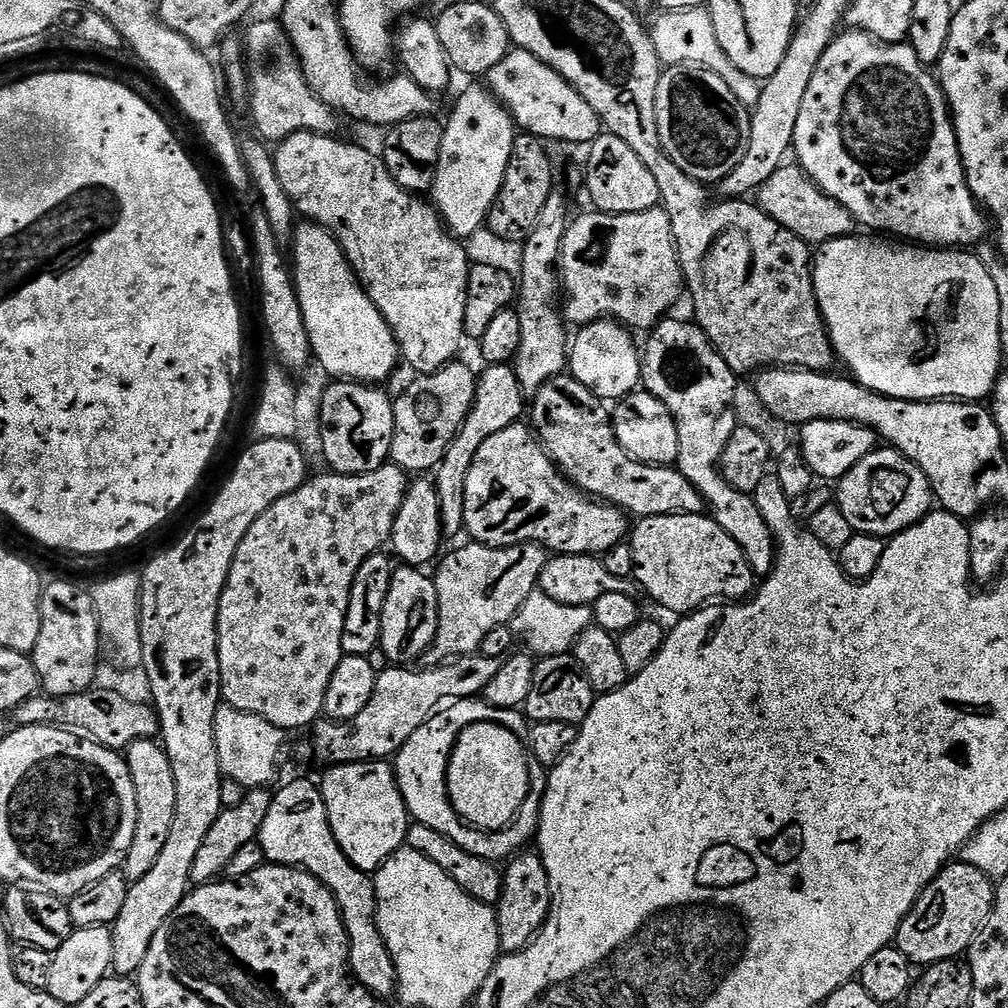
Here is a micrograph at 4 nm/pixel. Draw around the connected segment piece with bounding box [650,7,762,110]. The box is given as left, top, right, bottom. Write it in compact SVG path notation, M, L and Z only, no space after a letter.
M707 7L694 10L674 10L673 12L661 11L656 25L651 25L654 50L658 50L658 58L661 65L696 64L699 68L714 70L730 90L734 90L734 98L742 102L751 110L760 97L761 81L756 80L750 74L742 74L730 58L726 58L726 50L722 50L718 42L718 34L714 34L714 18L710 18Z

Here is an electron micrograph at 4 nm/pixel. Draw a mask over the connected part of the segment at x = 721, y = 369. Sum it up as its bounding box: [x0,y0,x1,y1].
[640,319,778,578]

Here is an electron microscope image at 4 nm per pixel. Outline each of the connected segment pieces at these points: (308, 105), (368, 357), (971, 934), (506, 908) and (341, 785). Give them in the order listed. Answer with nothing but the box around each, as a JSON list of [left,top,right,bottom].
[[246,19,341,142],[290,222,401,386],[894,862,996,966],[495,851,552,954],[319,760,410,873]]

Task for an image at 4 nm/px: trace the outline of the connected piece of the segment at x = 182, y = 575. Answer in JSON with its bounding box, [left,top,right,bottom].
[110,438,310,977]

